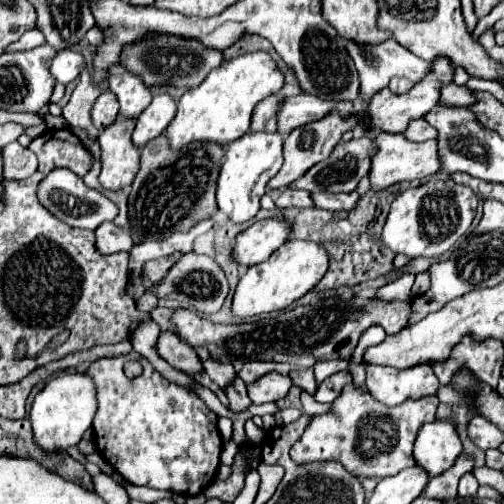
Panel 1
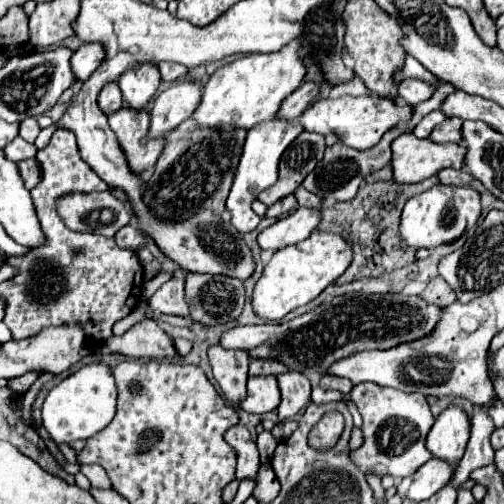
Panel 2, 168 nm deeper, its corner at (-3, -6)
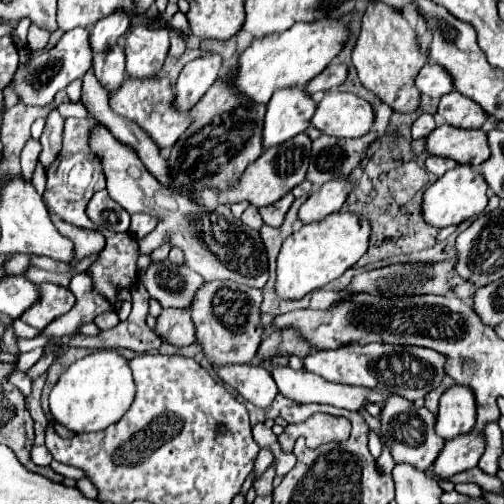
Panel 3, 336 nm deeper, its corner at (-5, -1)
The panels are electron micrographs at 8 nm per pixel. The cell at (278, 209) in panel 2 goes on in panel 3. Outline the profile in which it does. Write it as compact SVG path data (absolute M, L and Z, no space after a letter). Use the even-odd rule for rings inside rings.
M286 194L286 196L284 196L282 200L278 200L276 204L260 208L260 216L262 216L264 224L278 228L278 226L284 222L284 216L286 216L288 208L292 206L292 202L294 202L294 196L292 196L292 194Z

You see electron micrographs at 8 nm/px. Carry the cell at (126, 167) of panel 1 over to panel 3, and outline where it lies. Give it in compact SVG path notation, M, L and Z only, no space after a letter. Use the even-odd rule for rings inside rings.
M154 76L148 78L146 82L126 78L122 86L116 90L116 94L110 94L110 108L116 114L134 120L138 126L142 126L160 148L174 146L174 142L184 134L186 126L190 126L190 110L174 108L174 86L166 76L164 78Z

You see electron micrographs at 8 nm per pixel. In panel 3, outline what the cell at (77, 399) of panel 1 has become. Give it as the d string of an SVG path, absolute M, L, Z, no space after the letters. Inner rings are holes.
M98 350L74 362L50 394L50 412L56 422L72 432L98 432L118 422L130 408L136 394L132 370L116 350Z

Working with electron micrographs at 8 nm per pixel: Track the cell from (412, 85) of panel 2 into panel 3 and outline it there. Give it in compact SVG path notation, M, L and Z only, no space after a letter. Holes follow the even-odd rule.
M428 62L420 70L420 74L416 78L416 86L426 96L442 98L444 94L454 90L454 80L450 78L448 70L442 70L442 66L438 66L436 62Z

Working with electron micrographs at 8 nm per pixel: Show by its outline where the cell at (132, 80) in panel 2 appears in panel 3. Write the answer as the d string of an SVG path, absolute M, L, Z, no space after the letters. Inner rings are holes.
M130 26L124 34L126 74L134 78L152 78L160 72L168 54L168 30L152 26Z

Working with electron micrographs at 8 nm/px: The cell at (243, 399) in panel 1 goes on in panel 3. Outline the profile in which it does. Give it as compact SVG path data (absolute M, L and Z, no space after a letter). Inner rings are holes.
M230 280L208 282L196 292L196 300L190 308L192 322L196 326L196 340L214 366L250 364L256 358L256 350L264 334L260 324L260 304L262 290Z

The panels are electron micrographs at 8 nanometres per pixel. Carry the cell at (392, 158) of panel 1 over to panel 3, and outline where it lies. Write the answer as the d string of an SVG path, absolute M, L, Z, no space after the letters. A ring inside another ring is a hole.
M442 124L428 136L426 154L448 156L460 164L480 166L490 156L490 146L484 130L458 130Z

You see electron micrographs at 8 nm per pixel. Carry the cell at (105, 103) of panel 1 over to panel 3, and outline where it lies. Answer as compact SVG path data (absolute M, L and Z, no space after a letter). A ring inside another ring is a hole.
M122 44L112 46L106 52L94 54L94 74L102 82L102 86L108 92L114 92L120 88L122 80L126 78L124 72L124 54L122 54Z

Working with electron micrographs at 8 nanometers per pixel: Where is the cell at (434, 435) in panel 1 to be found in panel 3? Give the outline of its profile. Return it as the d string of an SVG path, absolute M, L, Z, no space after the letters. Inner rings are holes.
M454 384L440 396L440 412L436 418L436 434L450 440L466 434L476 422L476 402L470 386Z

